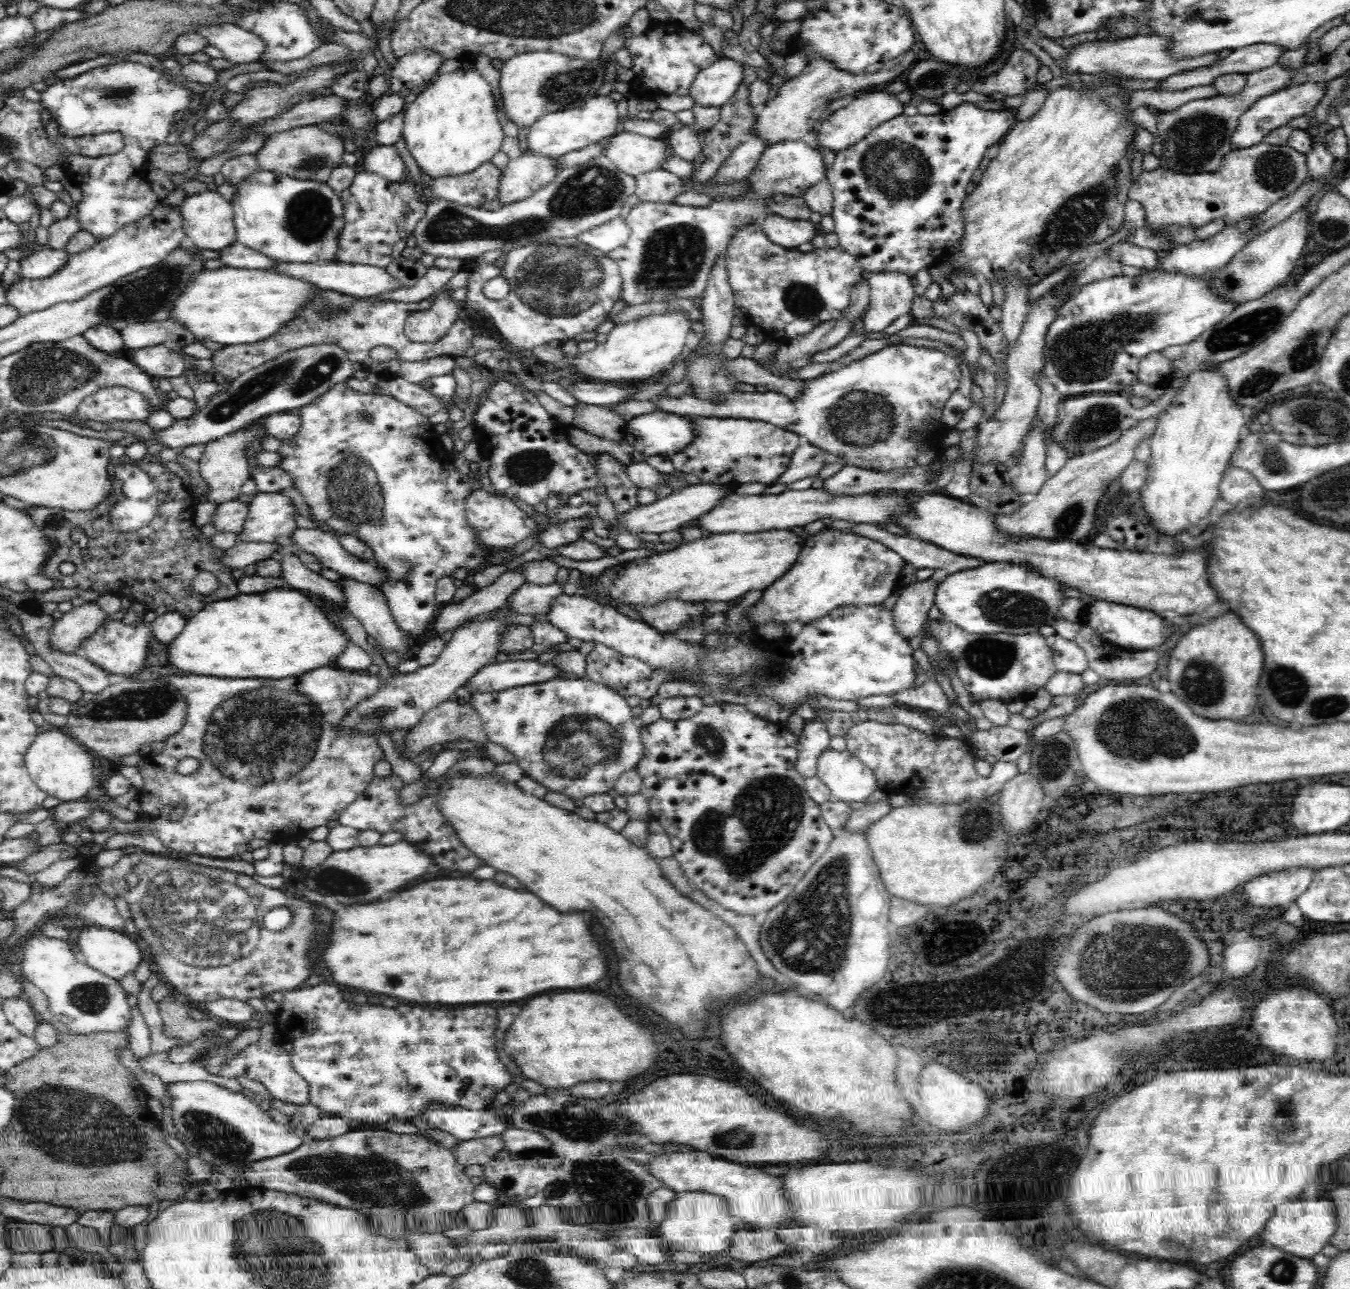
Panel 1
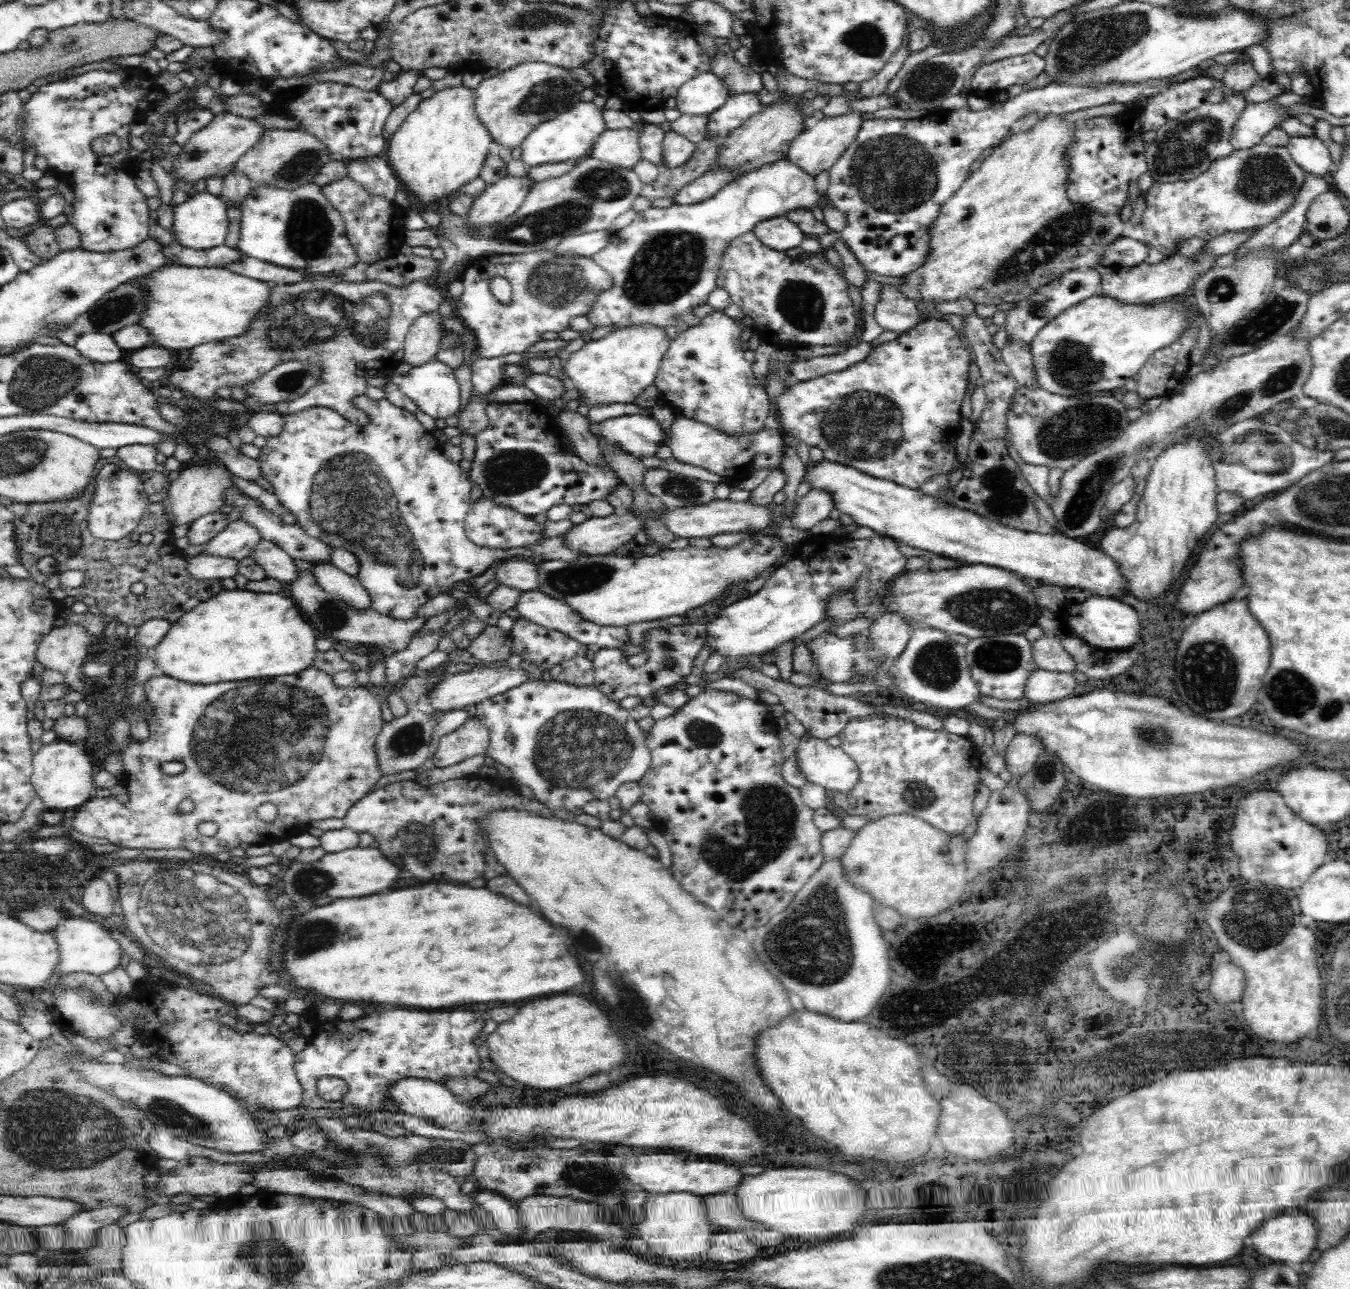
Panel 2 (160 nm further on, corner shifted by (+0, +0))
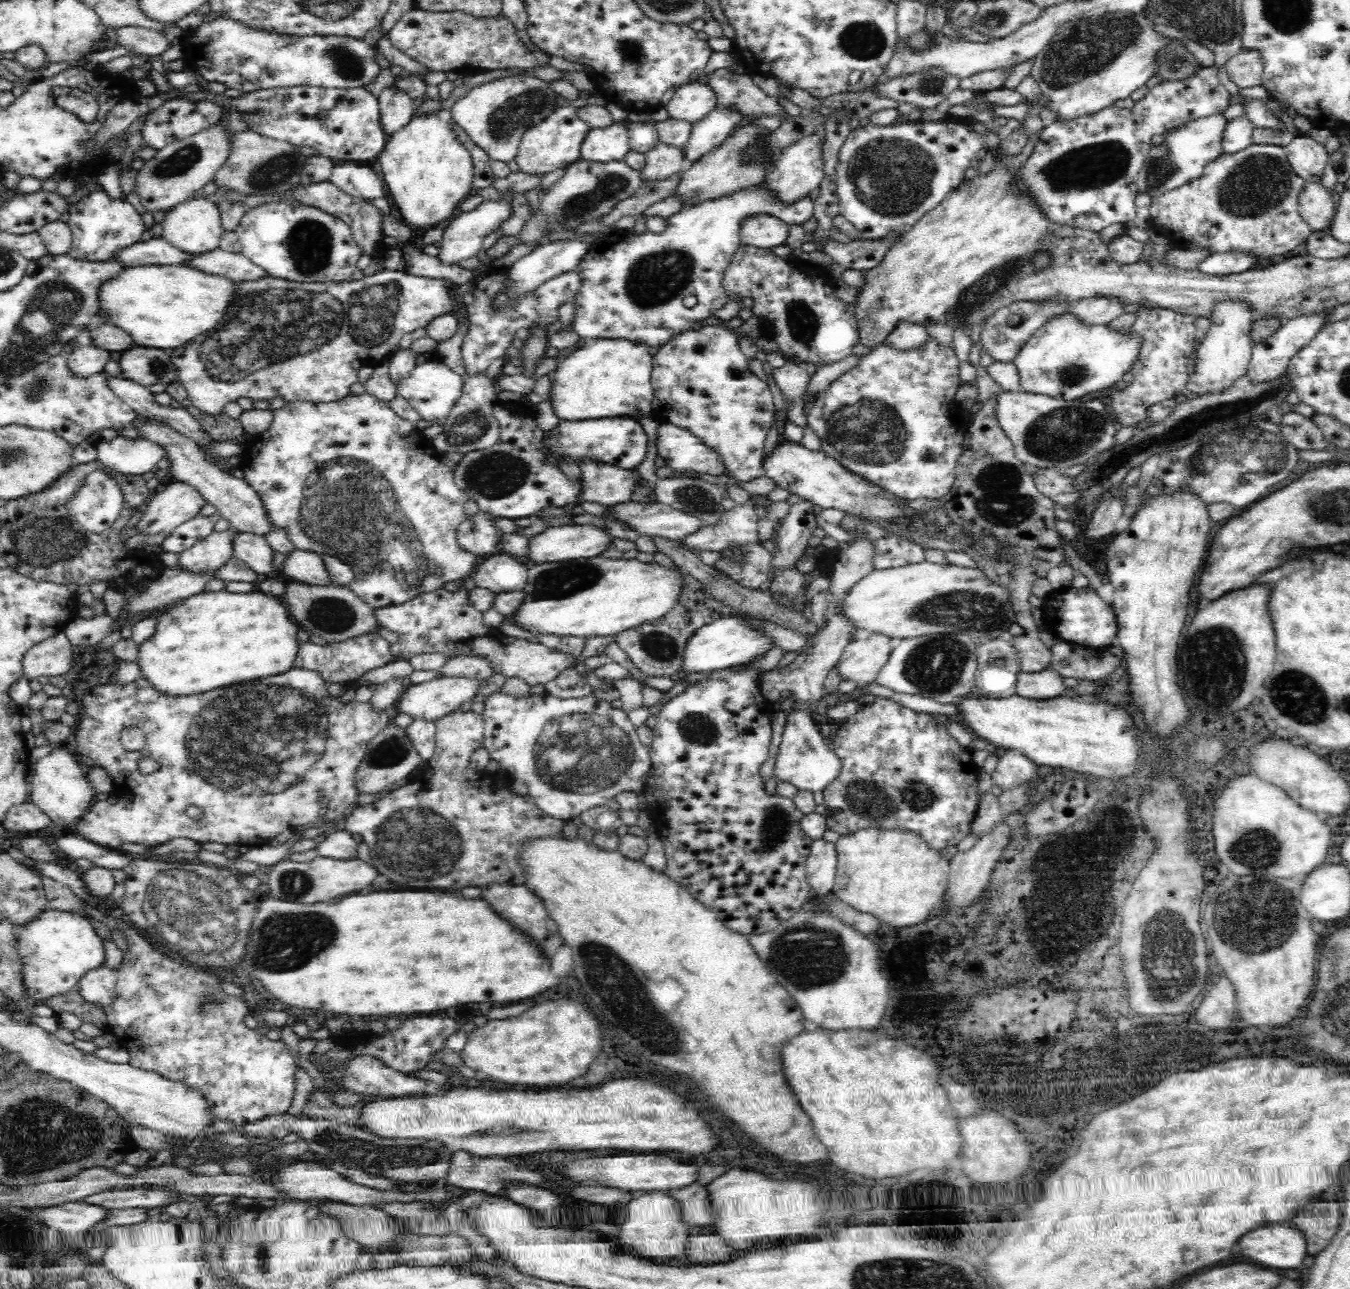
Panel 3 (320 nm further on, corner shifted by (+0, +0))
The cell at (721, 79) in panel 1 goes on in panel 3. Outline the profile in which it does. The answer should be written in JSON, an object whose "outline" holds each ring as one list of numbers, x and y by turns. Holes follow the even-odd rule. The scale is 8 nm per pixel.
{"outline":[[707,83,682,85,663,106,668,118,693,125,715,109,716,93]]}

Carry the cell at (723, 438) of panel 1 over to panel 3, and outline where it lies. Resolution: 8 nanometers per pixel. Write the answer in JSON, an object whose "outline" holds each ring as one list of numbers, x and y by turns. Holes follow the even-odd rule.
{"outline":[[660,422,655,442,657,456,672,470,724,475,724,463,719,455,683,427]]}

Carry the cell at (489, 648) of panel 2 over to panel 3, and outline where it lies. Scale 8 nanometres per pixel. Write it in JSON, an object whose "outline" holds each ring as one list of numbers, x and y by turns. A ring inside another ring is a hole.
{"outline":[[458,656,446,661,437,678,470,678,485,680,493,674,491,662,478,656]]}

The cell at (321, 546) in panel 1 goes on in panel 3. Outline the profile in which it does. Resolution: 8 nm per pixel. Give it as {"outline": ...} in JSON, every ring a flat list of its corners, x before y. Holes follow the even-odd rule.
{"outline":[[141,414,139,418,142,420,132,426,139,432,137,438,148,440,162,448,166,452,165,458,171,462,171,473,175,481,195,487,205,502,209,502,217,508,216,516,228,520,230,529,250,532,259,536,264,536,270,532,272,525,264,513,262,501,260,501,258,493,244,479,232,477,228,475,226,470,208,462,204,457,202,448,196,444,196,441,180,434,178,429,174,430,163,422,158,422,148,416,141,416]]}

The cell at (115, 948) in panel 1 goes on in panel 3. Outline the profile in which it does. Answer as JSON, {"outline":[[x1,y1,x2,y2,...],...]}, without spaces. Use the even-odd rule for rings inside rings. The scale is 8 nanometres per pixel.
{"outline":[[47,907,34,920,18,926,15,938,20,957,20,983,32,1003,73,991,90,969,104,963,104,946,92,924,78,912,64,912]]}

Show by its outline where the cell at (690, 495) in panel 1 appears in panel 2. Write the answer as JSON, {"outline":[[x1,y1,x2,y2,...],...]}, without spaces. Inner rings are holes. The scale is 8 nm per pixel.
{"outline":[[632,511,625,515,606,518,589,516,582,523,560,534,564,546,570,547,578,556,608,555,634,538,642,530,642,521]]}

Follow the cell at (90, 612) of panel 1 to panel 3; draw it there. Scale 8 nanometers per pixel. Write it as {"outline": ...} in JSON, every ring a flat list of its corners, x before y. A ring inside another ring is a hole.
{"outline":[[56,633,24,654,23,678,31,682,42,676,61,676,70,671,72,661,72,644,67,634]]}

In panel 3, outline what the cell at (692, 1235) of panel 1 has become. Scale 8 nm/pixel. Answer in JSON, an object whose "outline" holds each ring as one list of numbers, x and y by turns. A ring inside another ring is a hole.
{"outline":[[649,1191,638,1193,625,1207,625,1222,618,1224,616,1245,624,1254,653,1258,678,1258,687,1250,687,1242,690,1240,688,1227,680,1219,678,1202,664,1191]]}

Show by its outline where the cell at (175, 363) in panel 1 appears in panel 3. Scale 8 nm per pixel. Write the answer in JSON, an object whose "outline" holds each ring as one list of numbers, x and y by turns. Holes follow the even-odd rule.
{"outline":[[132,346,123,351,117,360,120,374,143,387,153,384,170,384,177,380,177,371,169,350]]}

